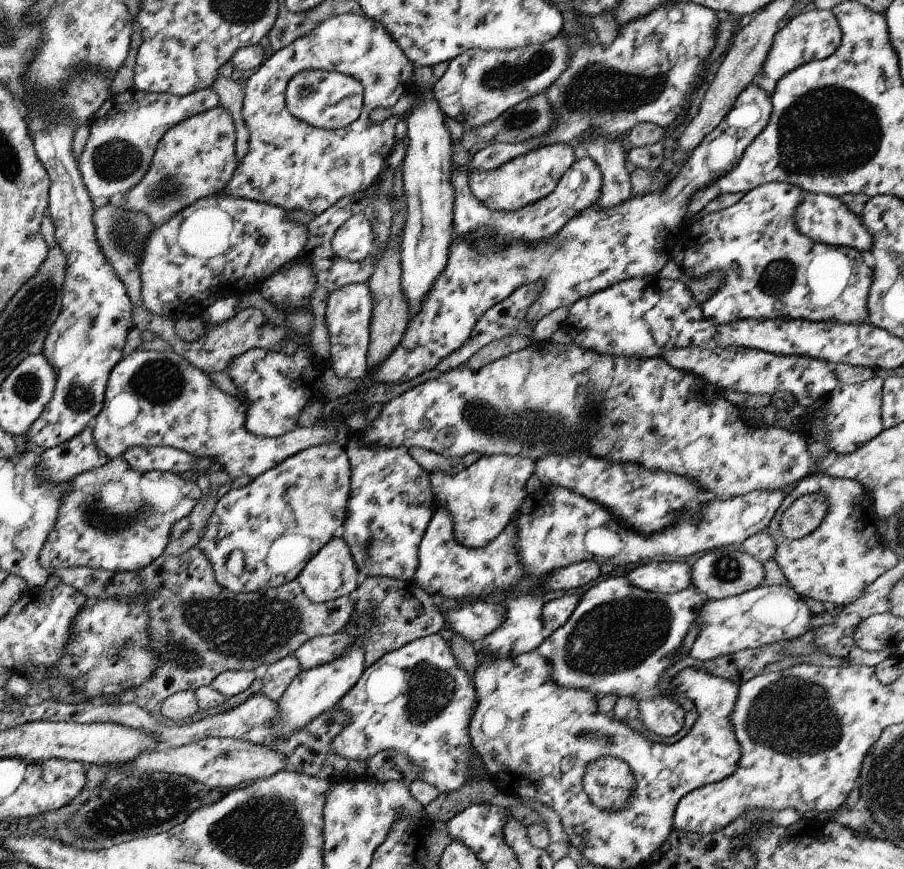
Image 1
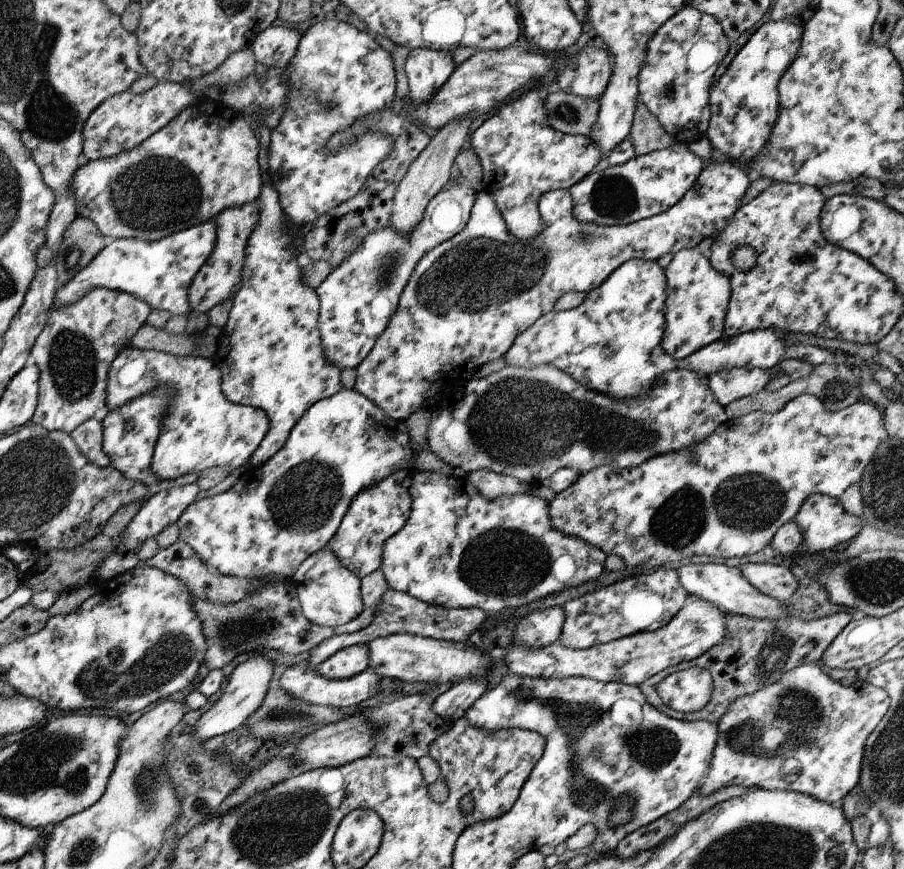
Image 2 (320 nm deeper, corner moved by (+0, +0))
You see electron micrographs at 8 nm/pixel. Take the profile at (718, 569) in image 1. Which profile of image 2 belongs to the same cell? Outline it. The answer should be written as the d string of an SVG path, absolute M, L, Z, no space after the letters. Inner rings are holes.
M749 563L741 572L755 589L785 603L800 586L791 569L784 565Z

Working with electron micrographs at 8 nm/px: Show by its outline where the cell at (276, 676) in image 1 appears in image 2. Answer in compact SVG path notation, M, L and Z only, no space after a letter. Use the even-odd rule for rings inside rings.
M394 589L388 590L383 597L381 606L375 613L375 620L370 627L363 628L355 633L334 635L330 639L310 650L311 656L306 664L309 669L317 670L317 666L324 662L335 652L355 644L371 643L380 637L387 637L398 633L408 633L419 637L438 639L439 641L454 641L466 643L470 636L486 621L487 614L480 607L470 608L446 608L445 606L433 605L423 600L414 598L410 594Z

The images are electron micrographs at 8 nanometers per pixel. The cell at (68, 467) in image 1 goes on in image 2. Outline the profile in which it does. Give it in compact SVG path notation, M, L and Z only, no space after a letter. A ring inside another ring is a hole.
M94 418L87 420L80 427L76 427L70 436L91 463L102 468L111 464L102 446L103 424L100 421Z

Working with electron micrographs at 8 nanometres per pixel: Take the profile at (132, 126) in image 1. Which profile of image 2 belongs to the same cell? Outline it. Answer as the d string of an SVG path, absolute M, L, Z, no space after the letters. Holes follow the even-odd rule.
M158 81L146 92L134 94L128 90L112 95L91 112L84 125L84 158L86 161L119 155L120 151L138 147L149 136L167 126L180 111L189 107L200 97L200 93L188 90L182 83Z

